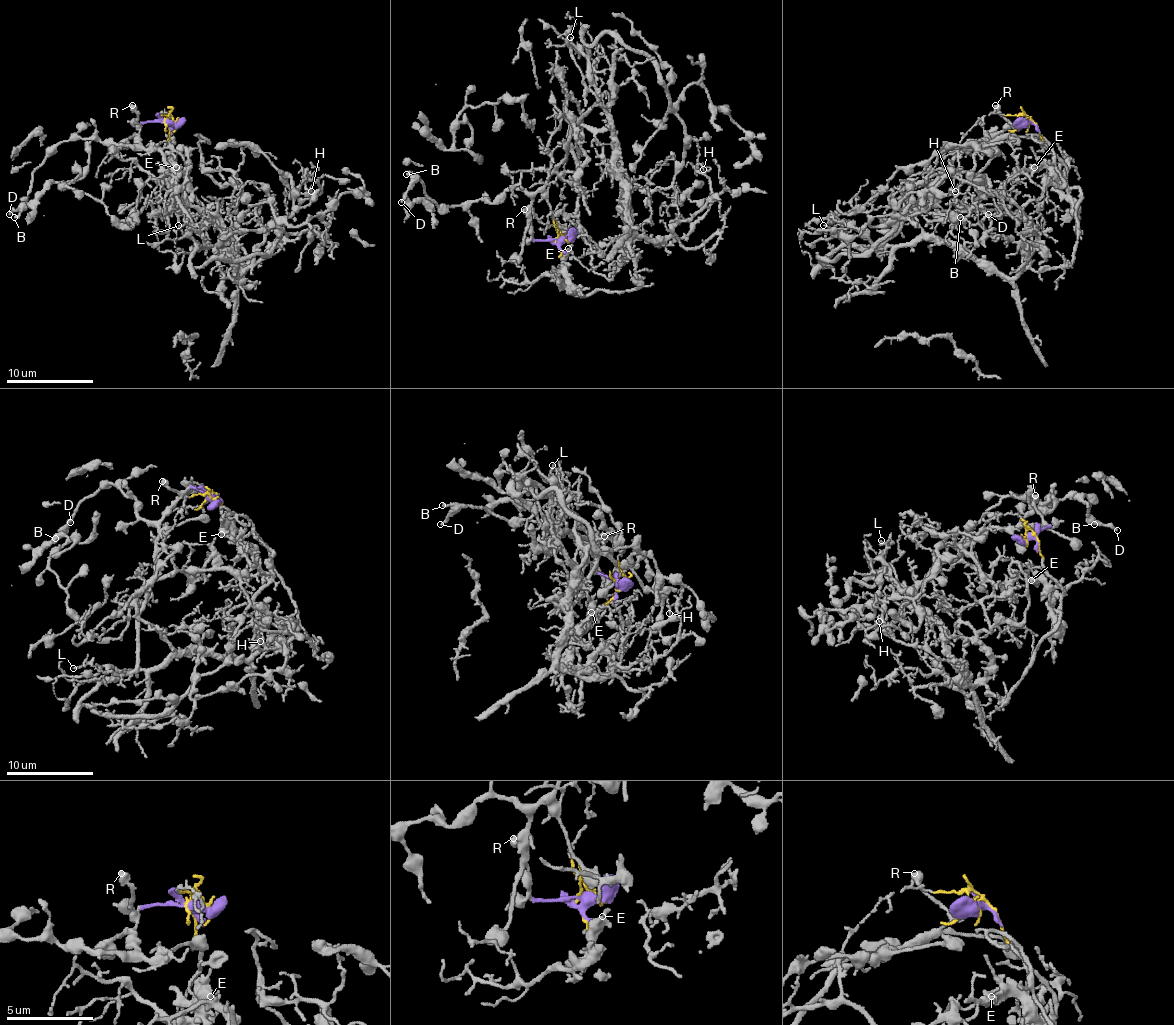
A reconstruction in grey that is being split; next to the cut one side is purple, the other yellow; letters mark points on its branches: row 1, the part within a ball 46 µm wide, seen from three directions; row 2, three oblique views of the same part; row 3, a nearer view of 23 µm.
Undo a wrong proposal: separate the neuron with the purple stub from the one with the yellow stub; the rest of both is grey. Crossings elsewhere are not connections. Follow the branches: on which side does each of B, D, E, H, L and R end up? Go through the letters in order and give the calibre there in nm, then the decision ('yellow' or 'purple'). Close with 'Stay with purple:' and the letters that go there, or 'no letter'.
B: 200 nm | purple
D: 220 nm | purple
E: 480 nm | yellow
H: 140 nm | yellow
L: 120 nm | yellow
R: 440 nm | purple
Stay with purple: B, D, R

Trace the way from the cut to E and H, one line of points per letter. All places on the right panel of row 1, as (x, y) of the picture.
E: (1027, 120), (1034, 122), (1049, 148), (1051, 159), (1034, 168)
H: (1027, 120), (1053, 172), (1079, 190), (1069, 264), (1023, 268), (1029, 218), (955, 179), (955, 192)

